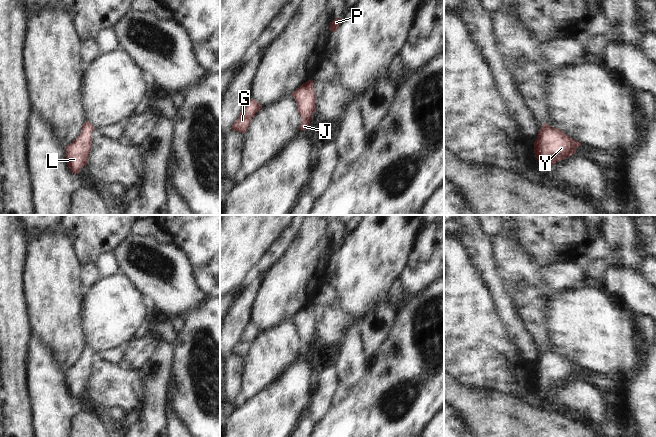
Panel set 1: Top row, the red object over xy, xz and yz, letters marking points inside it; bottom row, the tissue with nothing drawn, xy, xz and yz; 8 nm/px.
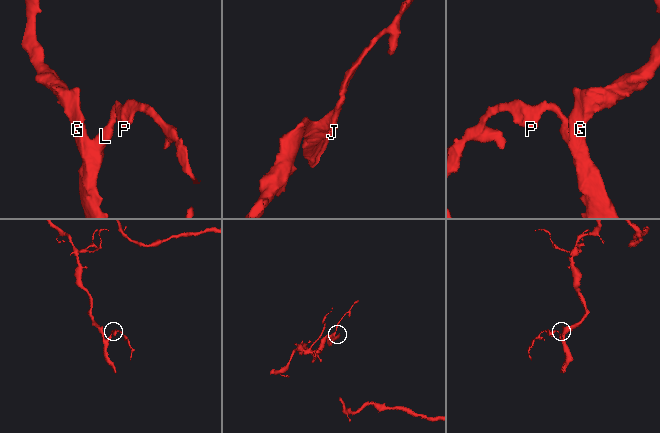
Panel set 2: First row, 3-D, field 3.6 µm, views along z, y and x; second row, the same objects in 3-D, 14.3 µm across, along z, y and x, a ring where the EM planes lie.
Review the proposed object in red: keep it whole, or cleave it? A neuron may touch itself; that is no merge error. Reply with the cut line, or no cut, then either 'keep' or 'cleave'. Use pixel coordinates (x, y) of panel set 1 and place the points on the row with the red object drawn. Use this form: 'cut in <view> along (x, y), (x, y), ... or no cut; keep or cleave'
no cut; keep

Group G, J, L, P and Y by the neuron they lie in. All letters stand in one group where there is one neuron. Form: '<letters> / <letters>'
G J L P Y

